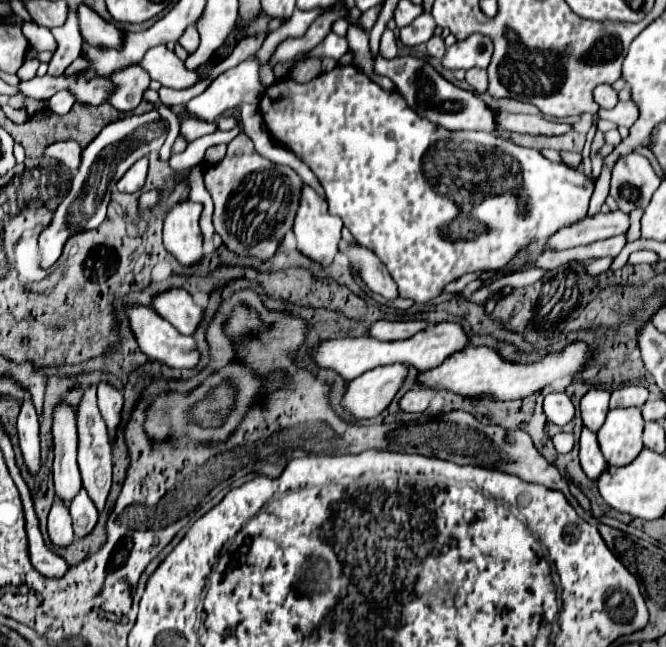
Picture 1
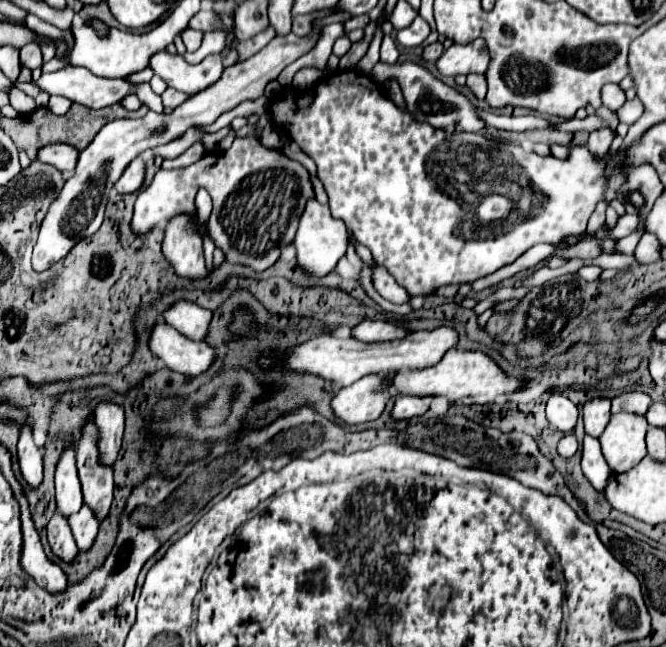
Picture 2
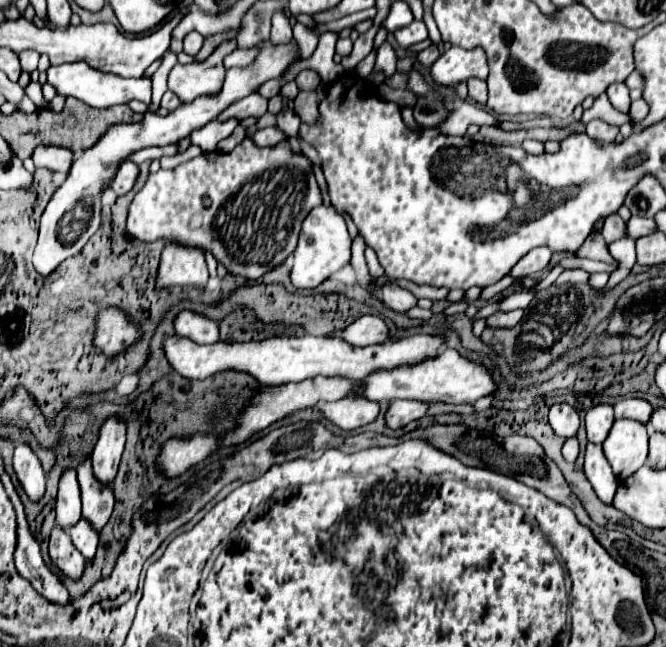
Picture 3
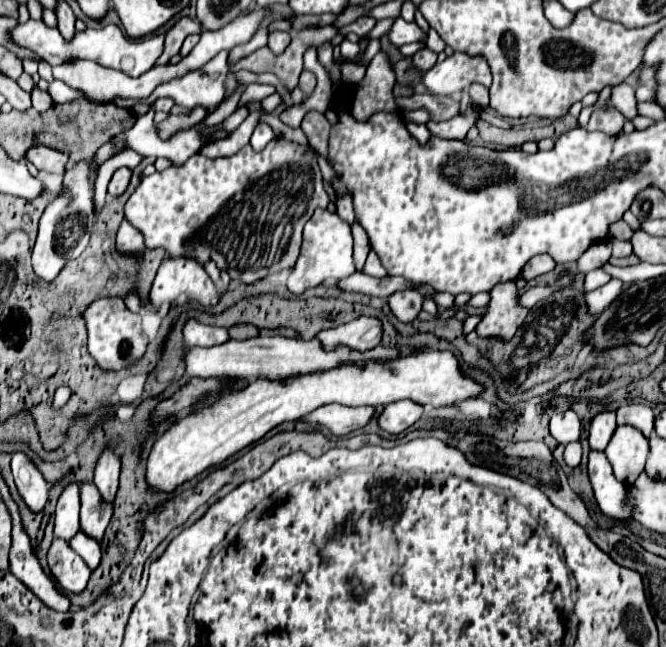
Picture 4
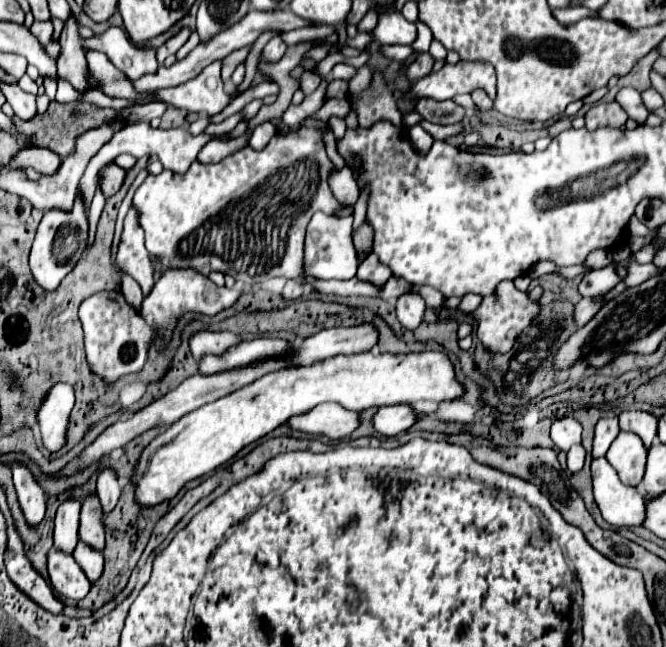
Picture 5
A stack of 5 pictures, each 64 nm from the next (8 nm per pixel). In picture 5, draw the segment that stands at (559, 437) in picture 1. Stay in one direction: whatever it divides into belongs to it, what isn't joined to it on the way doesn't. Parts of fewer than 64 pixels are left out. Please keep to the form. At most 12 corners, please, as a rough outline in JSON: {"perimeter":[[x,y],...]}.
{"perimeter":[[582,444],[568,450],[568,470],[578,472],[584,466]]}

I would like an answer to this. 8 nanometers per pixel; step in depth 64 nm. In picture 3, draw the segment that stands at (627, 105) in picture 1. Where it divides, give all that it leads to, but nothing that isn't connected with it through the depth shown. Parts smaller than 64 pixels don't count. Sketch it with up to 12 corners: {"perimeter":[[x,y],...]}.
{"perimeter":[[642,98],[630,104],[632,122],[642,120],[648,114],[648,104]]}

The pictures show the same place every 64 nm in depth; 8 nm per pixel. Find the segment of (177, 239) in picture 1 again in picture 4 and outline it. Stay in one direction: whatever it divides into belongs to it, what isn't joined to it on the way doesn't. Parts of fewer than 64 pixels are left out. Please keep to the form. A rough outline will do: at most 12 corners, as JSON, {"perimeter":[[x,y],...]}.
{"perimeter":[[168,256],[150,302],[188,300],[214,306],[222,294],[198,260]]}

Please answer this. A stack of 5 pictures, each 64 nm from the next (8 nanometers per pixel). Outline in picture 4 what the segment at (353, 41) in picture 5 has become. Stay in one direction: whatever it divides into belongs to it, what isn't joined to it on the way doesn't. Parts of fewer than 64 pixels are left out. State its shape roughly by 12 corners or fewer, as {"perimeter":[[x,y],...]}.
{"perimeter":[[396,18],[378,20],[367,39],[384,36]]}

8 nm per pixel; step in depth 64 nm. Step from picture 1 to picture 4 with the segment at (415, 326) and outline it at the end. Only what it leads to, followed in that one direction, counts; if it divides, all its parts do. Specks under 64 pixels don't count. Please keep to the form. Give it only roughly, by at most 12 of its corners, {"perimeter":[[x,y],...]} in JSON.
{"perimeter":[[360,316],[322,330],[324,348],[344,344],[370,350],[382,340],[382,322]]}

